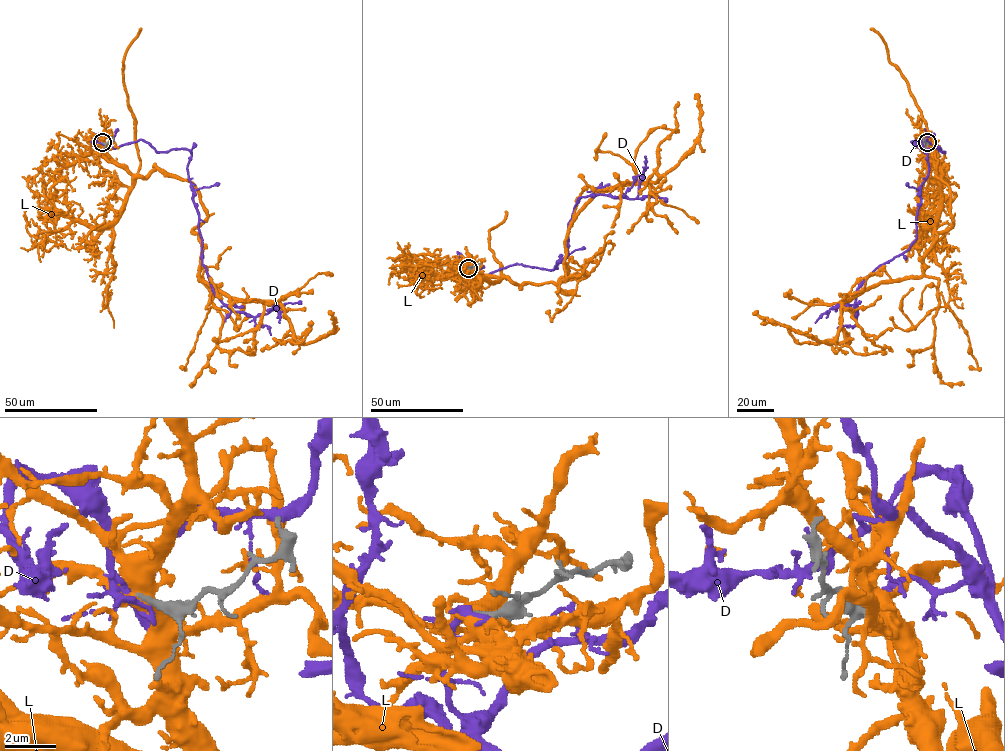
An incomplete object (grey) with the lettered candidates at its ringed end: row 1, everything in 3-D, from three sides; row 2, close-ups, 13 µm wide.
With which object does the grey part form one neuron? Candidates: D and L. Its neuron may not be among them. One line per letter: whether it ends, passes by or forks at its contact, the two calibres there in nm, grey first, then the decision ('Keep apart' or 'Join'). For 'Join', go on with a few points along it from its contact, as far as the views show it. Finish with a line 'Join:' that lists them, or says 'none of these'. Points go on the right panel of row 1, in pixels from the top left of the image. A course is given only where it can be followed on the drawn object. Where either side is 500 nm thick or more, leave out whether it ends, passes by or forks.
D: It ends there. Thickness 300 nm (grey) against 300 nm. Keep apart
L: It forks there. Thickness 300 nm (grey) against 480 nm. Keep apart
Join: none of these

